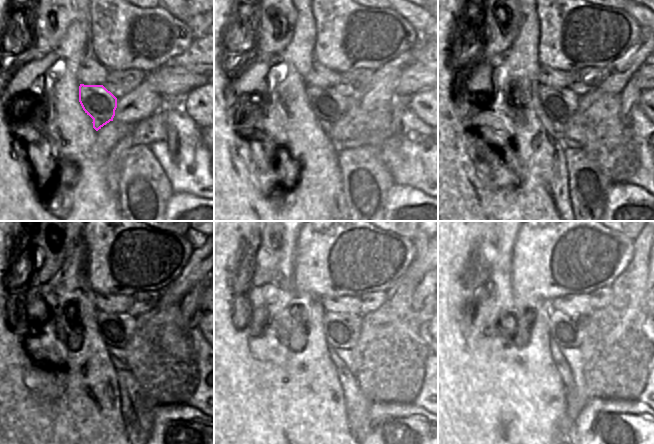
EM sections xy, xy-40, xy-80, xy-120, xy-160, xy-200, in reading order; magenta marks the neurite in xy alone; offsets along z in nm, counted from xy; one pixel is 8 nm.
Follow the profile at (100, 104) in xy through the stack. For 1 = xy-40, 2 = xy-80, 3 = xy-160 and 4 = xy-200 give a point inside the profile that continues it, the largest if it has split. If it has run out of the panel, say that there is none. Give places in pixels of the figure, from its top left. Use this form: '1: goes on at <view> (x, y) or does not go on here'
1: goes on at xy-40 (329, 106)
2: goes on at xy-80 (559, 105)
3: goes on at xy-160 (342, 331)
4: goes on at xy-200 (566, 330)

